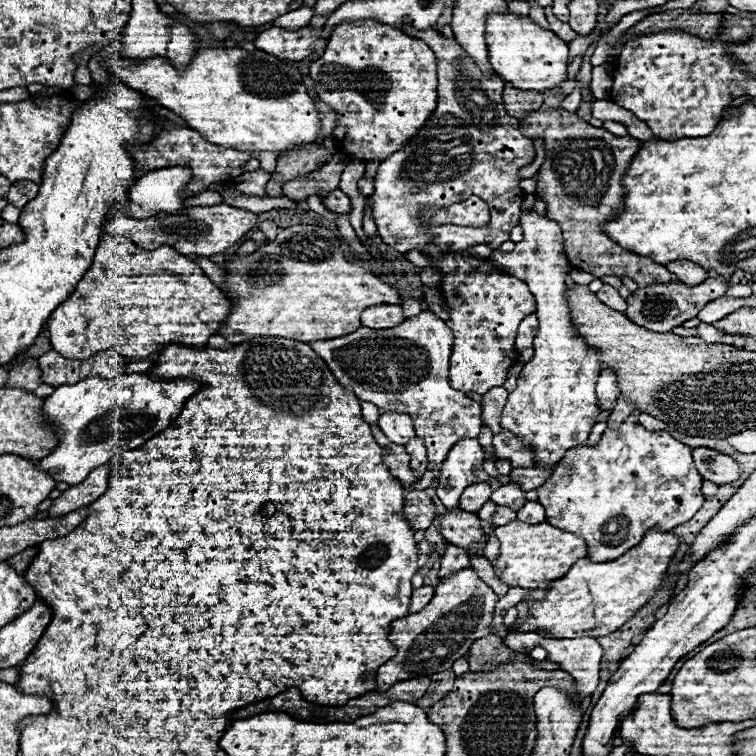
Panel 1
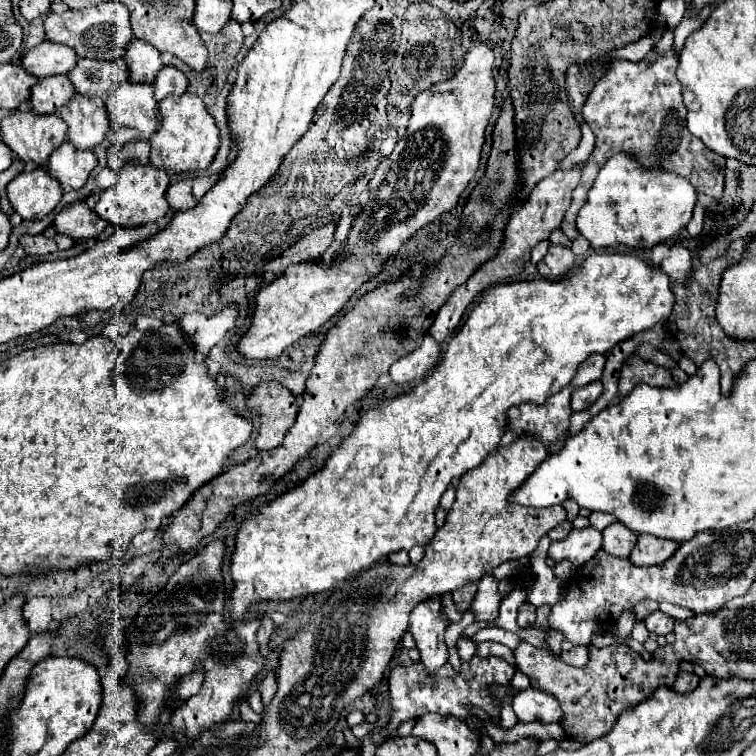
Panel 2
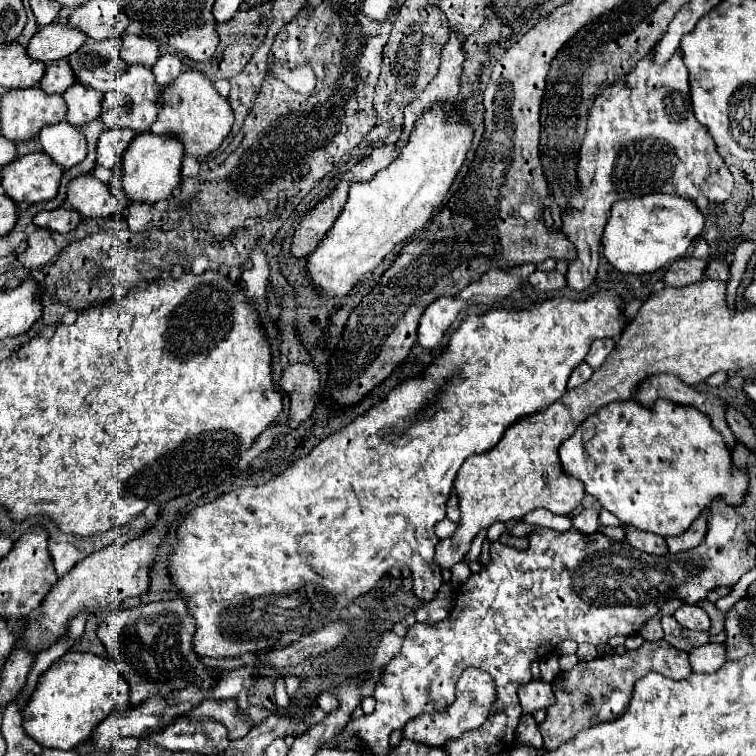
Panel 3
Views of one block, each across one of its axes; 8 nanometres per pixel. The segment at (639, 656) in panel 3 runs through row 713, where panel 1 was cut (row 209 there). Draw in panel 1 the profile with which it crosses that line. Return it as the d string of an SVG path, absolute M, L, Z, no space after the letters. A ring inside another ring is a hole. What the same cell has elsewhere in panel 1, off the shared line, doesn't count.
M542 106L540 110L530 112L520 122L520 130L528 138L544 138L544 146L548 148L546 160L538 174L536 194L546 200L546 216L560 224L564 252L574 268L596 278L628 276L638 284L638 288L676 282L676 276L664 266L654 264L652 258L638 256L608 236L602 236L604 224L624 212L622 176L626 174L634 154L640 150L640 140L630 136L612 136L610 132L604 132L604 128L594 128L560 106Z

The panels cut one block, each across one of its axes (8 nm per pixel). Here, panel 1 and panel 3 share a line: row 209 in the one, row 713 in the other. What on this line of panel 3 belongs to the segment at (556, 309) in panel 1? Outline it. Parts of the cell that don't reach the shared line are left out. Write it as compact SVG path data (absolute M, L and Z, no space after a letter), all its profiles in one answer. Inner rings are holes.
M530 680L528 684L520 686L520 706L524 712L534 714L540 708L548 708L554 702L552 686L542 680Z

